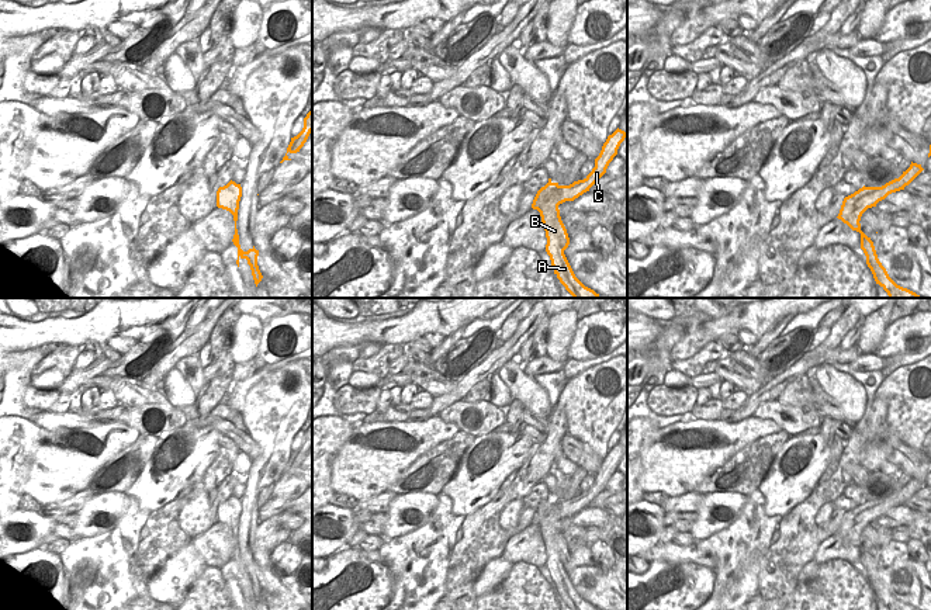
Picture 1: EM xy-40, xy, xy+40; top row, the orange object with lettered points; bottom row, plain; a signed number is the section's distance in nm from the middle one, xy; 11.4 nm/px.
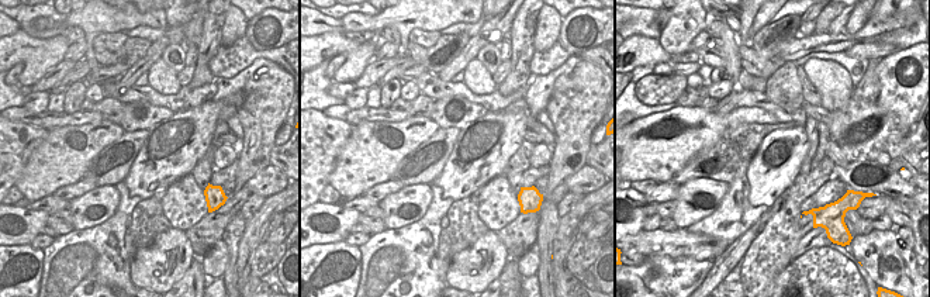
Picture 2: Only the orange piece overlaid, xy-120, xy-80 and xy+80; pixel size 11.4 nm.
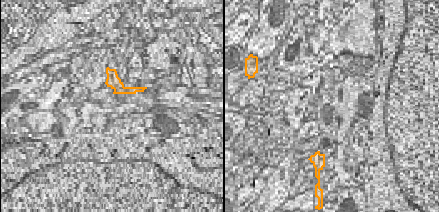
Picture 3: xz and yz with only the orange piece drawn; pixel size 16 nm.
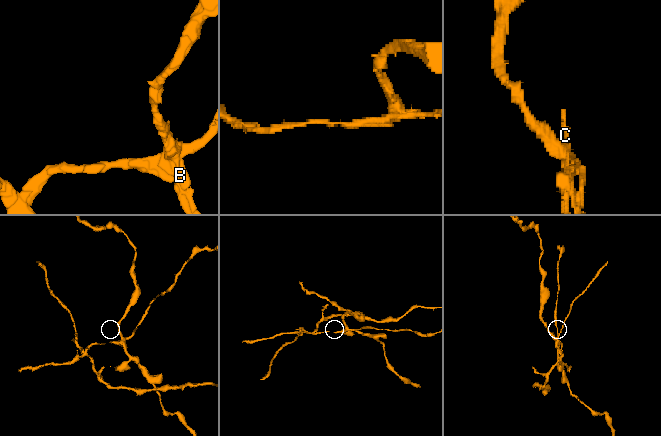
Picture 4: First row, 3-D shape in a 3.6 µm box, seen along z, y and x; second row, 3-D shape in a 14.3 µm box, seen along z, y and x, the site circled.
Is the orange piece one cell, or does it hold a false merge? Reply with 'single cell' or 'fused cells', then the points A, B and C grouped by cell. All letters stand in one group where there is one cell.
fused cells; A B / C

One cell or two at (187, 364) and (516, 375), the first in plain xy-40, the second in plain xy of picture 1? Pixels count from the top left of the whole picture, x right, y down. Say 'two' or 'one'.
one

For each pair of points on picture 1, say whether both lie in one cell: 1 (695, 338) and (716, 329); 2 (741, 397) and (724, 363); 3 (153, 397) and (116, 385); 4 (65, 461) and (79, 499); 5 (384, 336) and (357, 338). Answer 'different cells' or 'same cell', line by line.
1: different cells
2: different cells
3: same cell
4: different cells
5: same cell

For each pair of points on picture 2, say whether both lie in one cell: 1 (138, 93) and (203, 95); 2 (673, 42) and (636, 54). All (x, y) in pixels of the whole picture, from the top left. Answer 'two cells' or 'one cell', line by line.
1: one cell
2: two cells

